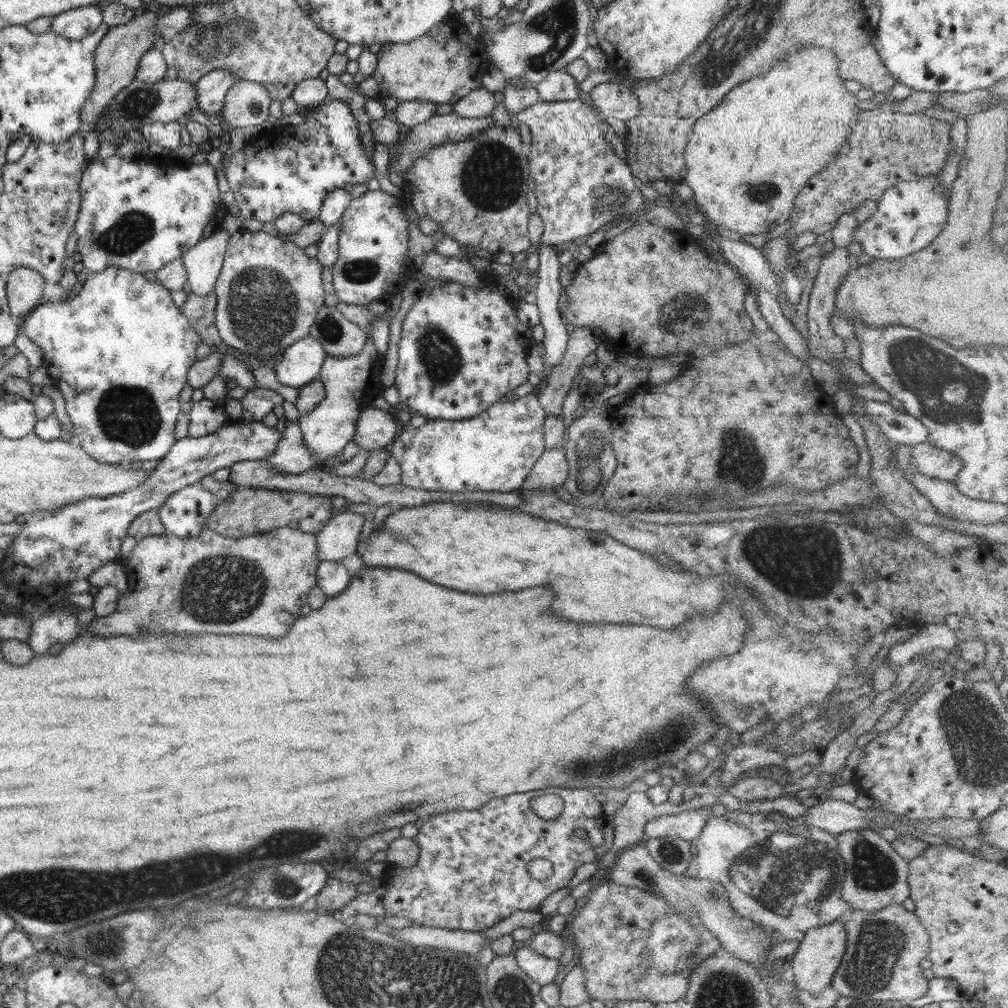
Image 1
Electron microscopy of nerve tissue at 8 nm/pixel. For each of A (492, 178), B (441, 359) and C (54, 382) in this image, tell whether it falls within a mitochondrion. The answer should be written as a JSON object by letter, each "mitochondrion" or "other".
{"A":"mitochondrion","B":"mitochondrion","C":"other"}

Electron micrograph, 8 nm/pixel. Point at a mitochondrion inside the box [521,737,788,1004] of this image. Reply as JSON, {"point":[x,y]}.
{"point":[671,946]}

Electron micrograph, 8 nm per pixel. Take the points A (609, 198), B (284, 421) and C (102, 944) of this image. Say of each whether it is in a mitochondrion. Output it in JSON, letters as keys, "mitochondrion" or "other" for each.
{"A":"mitochondrion","B":"other","C":"mitochondrion"}

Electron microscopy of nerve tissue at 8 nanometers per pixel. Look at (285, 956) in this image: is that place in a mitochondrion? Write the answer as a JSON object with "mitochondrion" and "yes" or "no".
{"mitochondrion":"no"}

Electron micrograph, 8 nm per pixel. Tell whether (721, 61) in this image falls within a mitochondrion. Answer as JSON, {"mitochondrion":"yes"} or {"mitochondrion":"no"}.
{"mitochondrion":"yes"}

